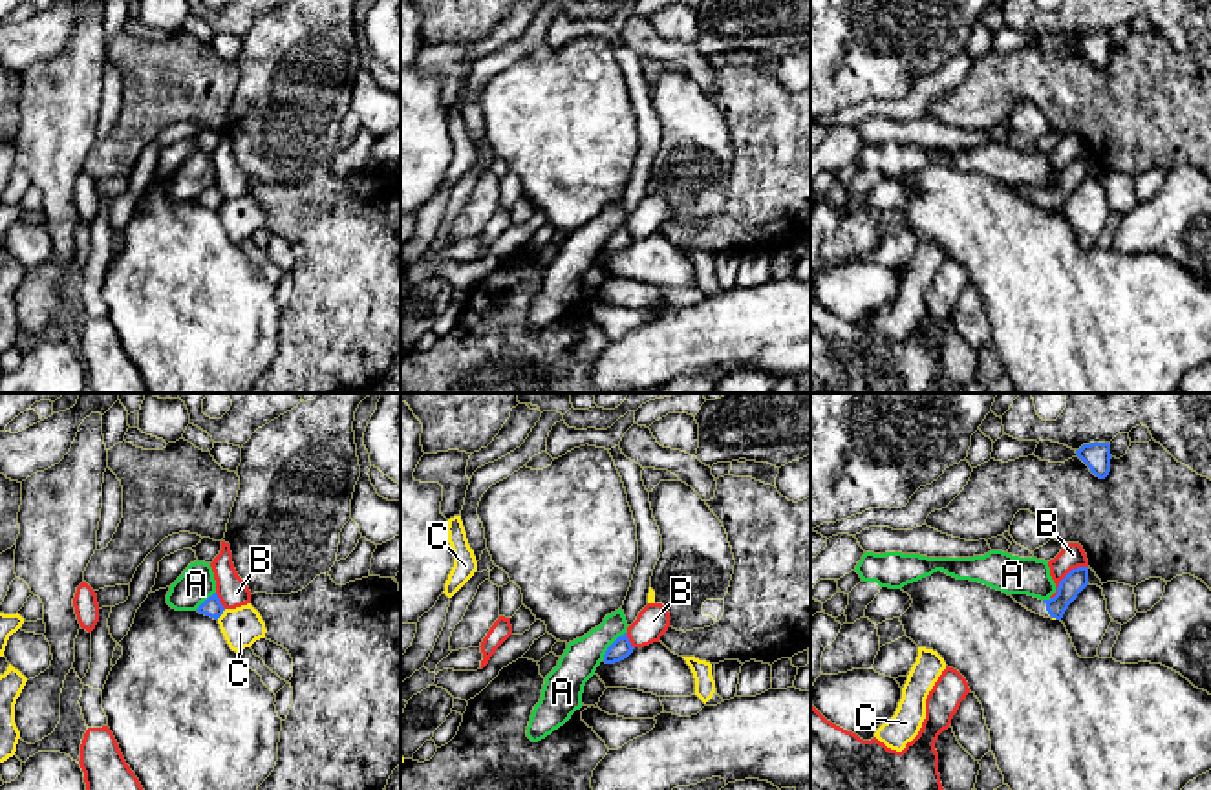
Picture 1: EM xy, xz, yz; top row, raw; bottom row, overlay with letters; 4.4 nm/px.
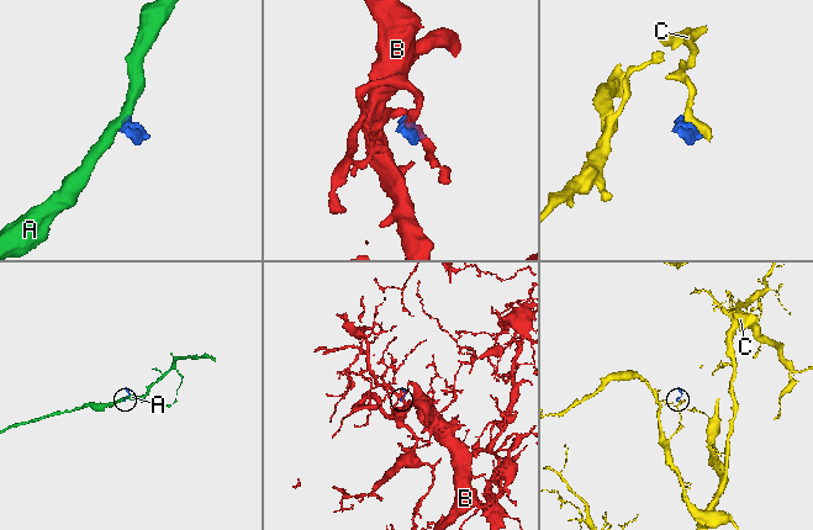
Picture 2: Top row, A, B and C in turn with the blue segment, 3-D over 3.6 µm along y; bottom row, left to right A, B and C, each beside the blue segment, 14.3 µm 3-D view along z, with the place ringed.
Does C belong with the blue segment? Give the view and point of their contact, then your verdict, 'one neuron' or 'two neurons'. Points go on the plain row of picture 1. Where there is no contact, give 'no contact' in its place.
xy (220, 205) | two neurons

